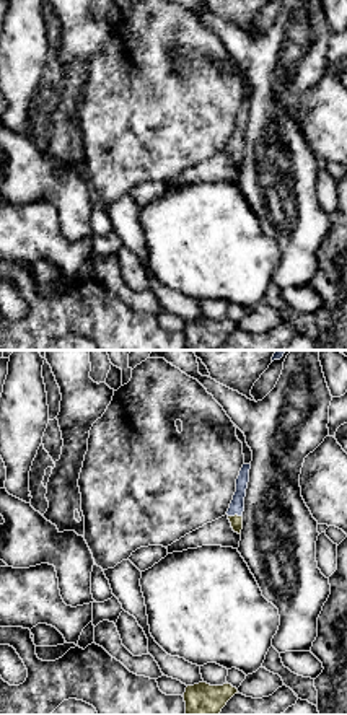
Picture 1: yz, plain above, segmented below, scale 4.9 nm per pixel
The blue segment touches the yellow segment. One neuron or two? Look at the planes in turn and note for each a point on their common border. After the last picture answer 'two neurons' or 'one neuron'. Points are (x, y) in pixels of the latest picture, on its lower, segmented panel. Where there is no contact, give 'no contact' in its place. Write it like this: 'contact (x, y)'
contact (235, 513)

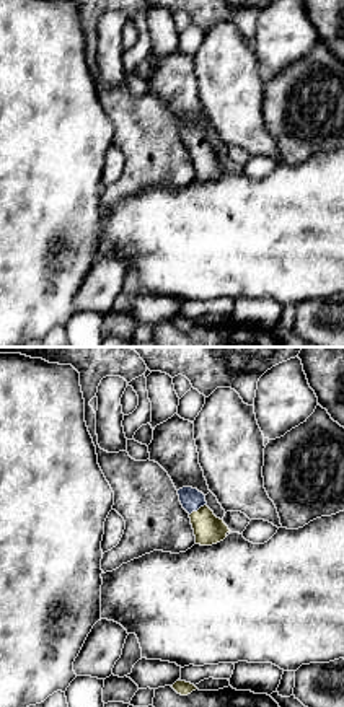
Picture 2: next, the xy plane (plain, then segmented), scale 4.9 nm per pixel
contact (198, 509)

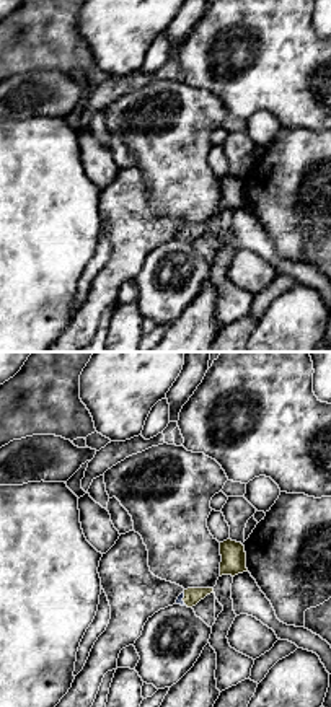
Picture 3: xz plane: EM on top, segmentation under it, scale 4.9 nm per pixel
contact (183, 597)

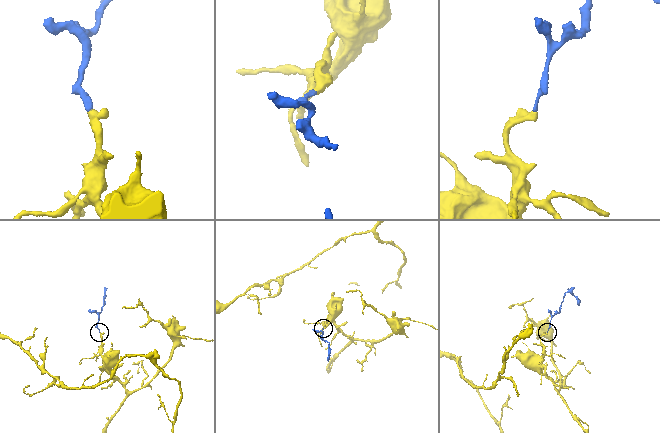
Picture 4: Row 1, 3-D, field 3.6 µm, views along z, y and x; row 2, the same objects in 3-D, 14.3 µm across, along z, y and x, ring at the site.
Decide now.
one neuron

